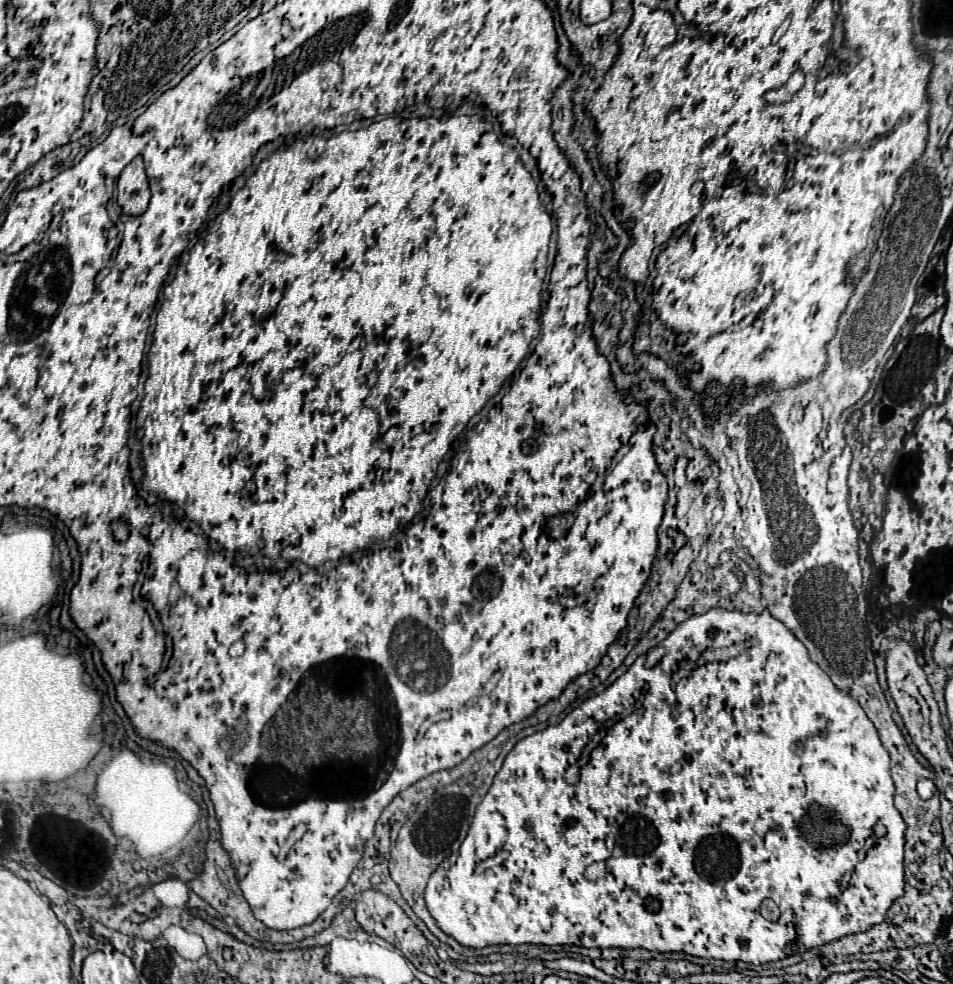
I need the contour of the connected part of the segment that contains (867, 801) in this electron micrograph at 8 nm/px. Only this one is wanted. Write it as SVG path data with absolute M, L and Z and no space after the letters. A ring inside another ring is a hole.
M710 609L708 613L702 613L702 615L694 615L690 619L686 619L682 625L679 625L670 635L668 635L662 642L664 646L667 646L667 654L664 657L666 663L658 663L658 667L654 669L646 669L644 667L644 655L640 659L634 661L634 665L624 673L620 675L608 689L605 689L602 693L590 697L580 705L576 707L574 711L570 711L564 721L560 725L552 725L552 727L546 727L544 731L536 731L534 735L518 741L514 745L514 749L508 753L502 769L498 771L498 775L494 777L494 783L490 787L490 791L484 795L482 803L478 805L476 809L476 815L474 815L474 821L470 825L470 831L464 839L464 843L460 845L458 849L458 855L450 859L450 867L448 871L436 871L426 887L426 905L428 905L428 911L432 913L432 917L436 919L436 923L440 925L440 929L448 935L452 935L460 945L466 945L466 947L488 947L488 945L498 945L498 943L508 943L508 945L522 945L522 943L536 943L536 945L580 945L580 947L622 947L622 949L636 949L636 947L642 947L642 949L650 949L650 951L660 951L660 953L666 953L666 951L684 951L688 955L694 955L694 957L708 957L708 959L722 959L722 961L746 961L746 963L754 963L754 965L762 965L762 963L768 963L768 961L778 961L778 959L784 959L786 957L786 947L788 945L794 945L794 943L802 943L804 949L812 949L812 947L820 947L824 943L830 943L830 941L836 941L844 935L850 935L850 933L860 933L860 931L866 931L870 929L872 925L876 923L882 923L884 921L884 915L888 911L888 907L898 899L902 897L904 893L904 831L906 831L906 823L902 821L900 813L896 811L894 807L894 783L892 783L892 777L890 777L890 757L886 753L886 749L882 747L880 743L880 737L878 737L878 731L874 729L874 725L868 721L866 713L862 711L862 707L848 695L848 693L842 693L834 687L834 683L826 677L826 673L822 673L822 669L818 665L814 665L808 657L808 651L806 647L782 625L782 621L774 619L770 613L762 613L762 615L744 615L740 611L726 611L726 609ZM680 661L688 661L692 665L692 669L688 671L688 675L680 677L676 685L672 685L672 673L680 669ZM608 723L608 735L604 735L602 739L602 745L596 747L592 751L592 761L588 767L582 769L582 775L580 775L580 783L578 785L568 785L566 779L564 779L564 773L566 769L570 767L570 763L576 763L582 749L592 741L592 737L600 731L600 727L606 727ZM596 861L604 861L606 863L606 873L602 879L596 879L596 881L588 881L584 871L588 865L596 863ZM646 897L658 897L662 907L658 913L650 913L646 911ZM770 897L778 903L778 909L780 909L780 921L778 923L770 923L766 921L762 915L760 915L760 903Z

